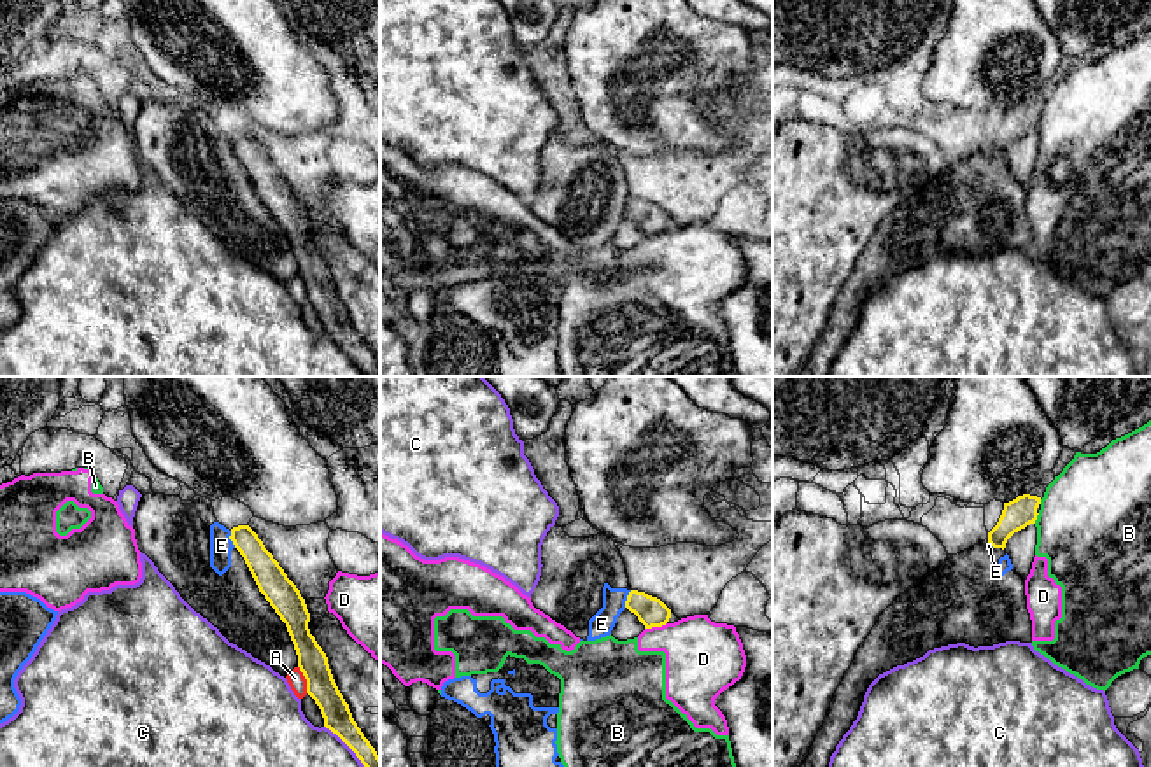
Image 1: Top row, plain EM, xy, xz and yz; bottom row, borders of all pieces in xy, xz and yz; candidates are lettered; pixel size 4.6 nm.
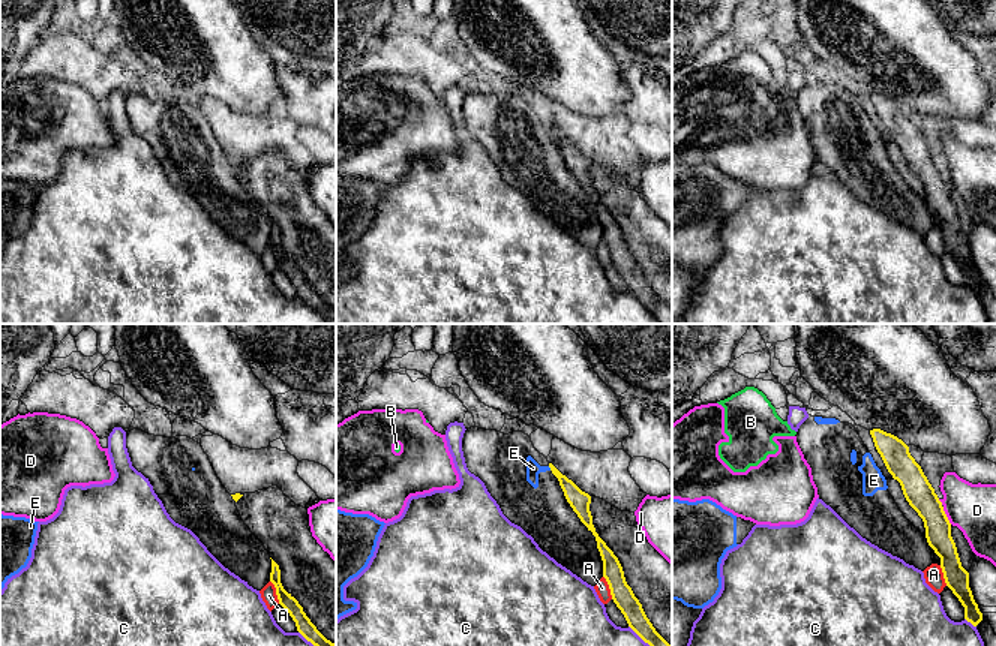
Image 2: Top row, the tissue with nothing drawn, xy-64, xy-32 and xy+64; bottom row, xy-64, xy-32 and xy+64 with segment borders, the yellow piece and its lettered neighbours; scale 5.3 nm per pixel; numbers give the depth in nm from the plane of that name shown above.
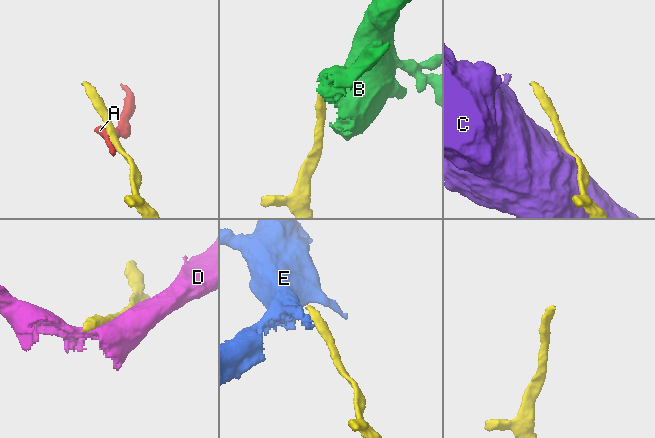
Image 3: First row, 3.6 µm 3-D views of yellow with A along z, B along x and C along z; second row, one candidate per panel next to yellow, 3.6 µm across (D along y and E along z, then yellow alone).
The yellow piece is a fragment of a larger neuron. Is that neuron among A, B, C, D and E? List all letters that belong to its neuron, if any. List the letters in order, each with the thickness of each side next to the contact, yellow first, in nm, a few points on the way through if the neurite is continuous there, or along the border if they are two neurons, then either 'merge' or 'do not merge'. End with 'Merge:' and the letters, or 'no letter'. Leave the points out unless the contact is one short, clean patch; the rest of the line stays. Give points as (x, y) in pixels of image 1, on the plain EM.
A: 140/80 nm | along xy (298, 274), (307, 300) | do not merge
B: 140/480 nm | along yz (1039, 121), (1034, 130) | do not merge
C: 130/420 nm | do not merge
D: 140/320 nm | do not merge
E: 140/100 nm | along xy (230, 139), (230, 147), (235, 154) | do not merge
Merge: no letter

